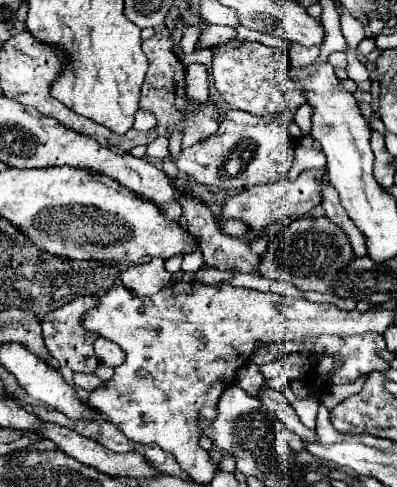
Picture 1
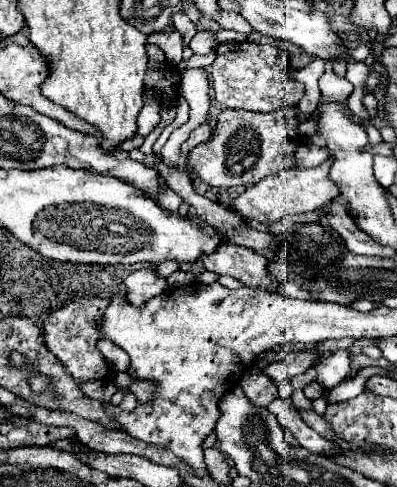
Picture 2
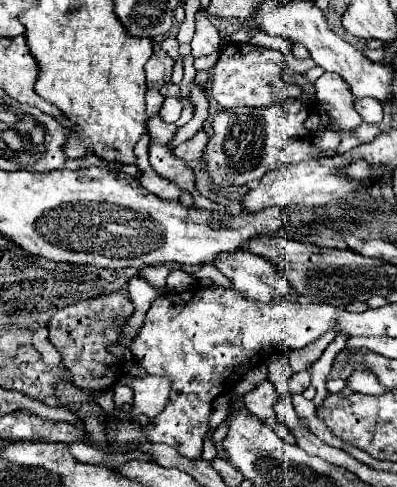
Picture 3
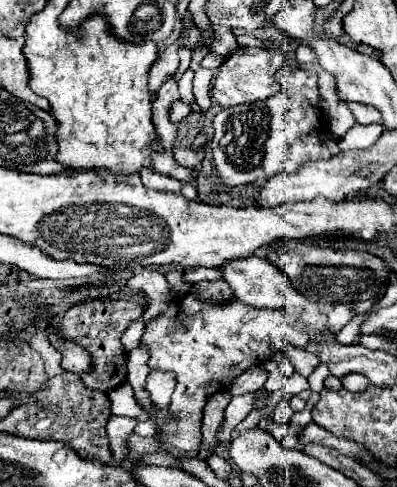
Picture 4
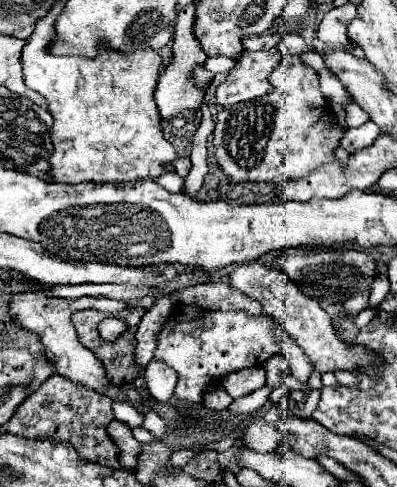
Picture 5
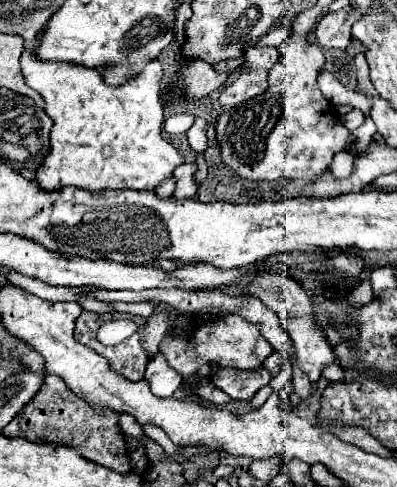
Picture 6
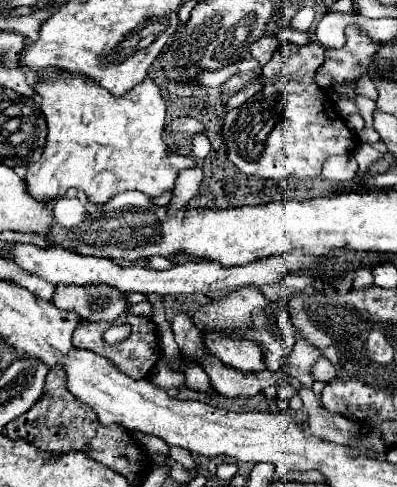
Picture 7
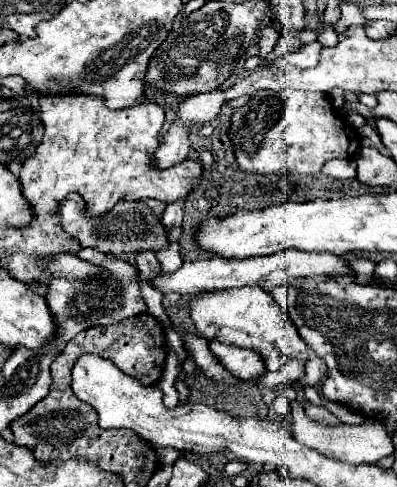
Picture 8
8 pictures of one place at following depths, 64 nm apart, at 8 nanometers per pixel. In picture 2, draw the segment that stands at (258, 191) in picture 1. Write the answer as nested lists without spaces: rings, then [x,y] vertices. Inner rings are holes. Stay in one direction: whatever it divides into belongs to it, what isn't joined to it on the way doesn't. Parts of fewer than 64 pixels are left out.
[[[326,160],[316,168],[296,168],[294,166],[294,168],[280,170],[276,176],[266,176],[258,184],[246,188],[244,194],[240,194],[234,200],[234,208],[246,220],[260,222],[260,224],[274,224],[288,214],[314,212],[314,210],[322,208],[324,204],[328,204],[328,202],[332,202],[334,198],[340,196],[338,186],[332,184],[332,180],[328,176],[330,166],[332,166],[332,160]]]

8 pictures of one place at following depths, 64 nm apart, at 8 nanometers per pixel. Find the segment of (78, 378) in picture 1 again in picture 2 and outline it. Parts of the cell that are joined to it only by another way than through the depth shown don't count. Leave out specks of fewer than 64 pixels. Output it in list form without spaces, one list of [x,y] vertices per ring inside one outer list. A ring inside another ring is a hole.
[[[100,380],[84,382],[84,384],[80,384],[80,388],[84,390],[84,394],[88,398],[92,398],[92,400],[96,400],[100,404],[102,402],[110,402],[110,398],[118,392],[118,388],[112,382],[100,382]]]

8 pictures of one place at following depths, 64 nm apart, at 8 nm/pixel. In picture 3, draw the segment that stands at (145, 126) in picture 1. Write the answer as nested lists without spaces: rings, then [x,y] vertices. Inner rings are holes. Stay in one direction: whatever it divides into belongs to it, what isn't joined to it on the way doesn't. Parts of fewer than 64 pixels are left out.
[[[151,89],[147,90],[145,100],[146,100],[146,113],[148,116],[146,120],[147,123],[149,118],[151,118],[160,111],[164,98],[162,97],[158,90]],[[146,133],[136,144],[136,156],[138,156],[138,168],[140,168],[140,182],[146,184],[146,190],[148,190],[148,192],[152,192],[152,194],[156,194],[156,196],[160,196],[160,198],[166,198],[166,200],[180,198],[182,190],[178,188],[178,184],[164,180],[162,176],[158,176],[158,174],[152,170],[152,166],[150,166],[148,160],[149,141],[150,136]]]

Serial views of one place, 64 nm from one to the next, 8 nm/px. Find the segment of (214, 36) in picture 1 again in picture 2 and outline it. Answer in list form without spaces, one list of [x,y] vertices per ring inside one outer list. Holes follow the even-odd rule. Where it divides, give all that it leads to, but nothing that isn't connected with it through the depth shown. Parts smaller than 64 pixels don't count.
[[[220,30],[220,32],[216,32],[216,40],[218,43],[242,42],[246,40],[246,35],[235,30]]]

